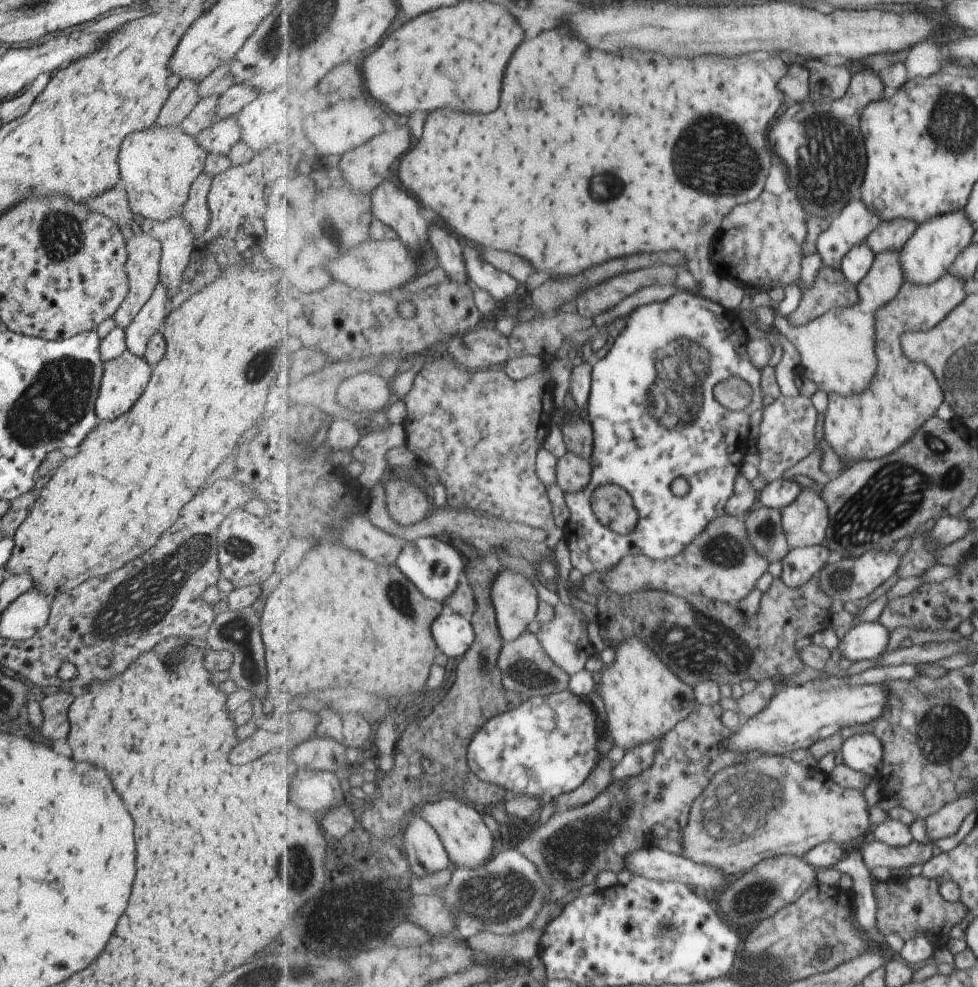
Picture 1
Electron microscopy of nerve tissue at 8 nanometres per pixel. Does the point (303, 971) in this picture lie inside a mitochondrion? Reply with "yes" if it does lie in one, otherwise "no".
yes

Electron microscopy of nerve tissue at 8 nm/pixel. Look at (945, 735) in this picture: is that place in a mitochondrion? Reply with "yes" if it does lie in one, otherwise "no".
yes

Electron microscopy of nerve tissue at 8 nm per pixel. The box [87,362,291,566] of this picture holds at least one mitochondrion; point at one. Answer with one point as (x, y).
(236, 547)

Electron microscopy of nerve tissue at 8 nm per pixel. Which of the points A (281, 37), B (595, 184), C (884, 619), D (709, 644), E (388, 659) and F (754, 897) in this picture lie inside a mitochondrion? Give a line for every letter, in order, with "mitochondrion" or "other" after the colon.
A: mitochondrion
B: mitochondrion
C: other
D: mitochondrion
E: other
F: mitochondrion

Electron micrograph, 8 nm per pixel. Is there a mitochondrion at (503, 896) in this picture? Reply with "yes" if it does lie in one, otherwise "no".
yes

